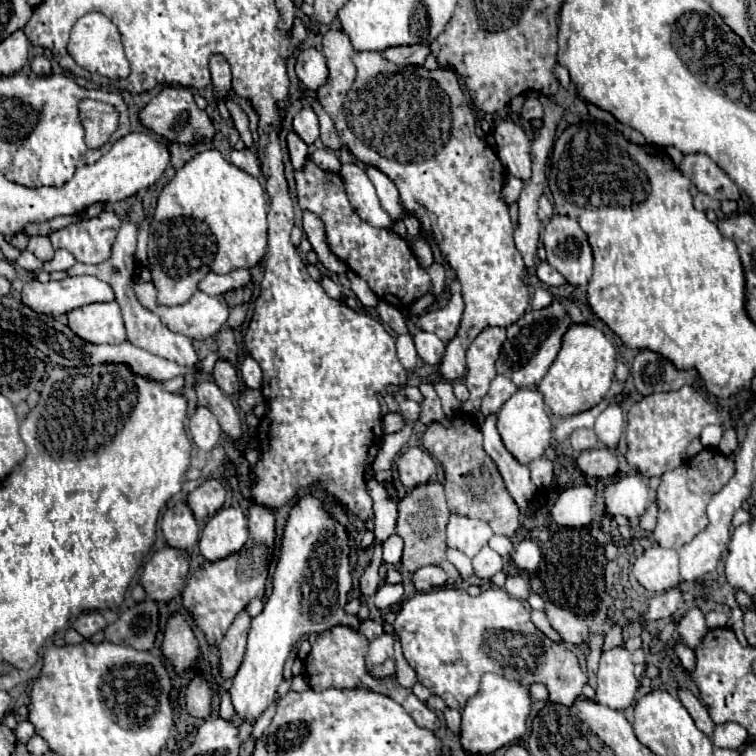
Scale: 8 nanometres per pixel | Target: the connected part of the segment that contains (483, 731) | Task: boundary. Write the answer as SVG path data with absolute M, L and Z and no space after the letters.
M486 673L480 683L480 691L468 699L462 711L462 725L460 725L460 743L464 751L476 755L492 755L496 749L520 739L526 731L526 719L530 713L532 699L528 697L528 687L508 681L496 673Z

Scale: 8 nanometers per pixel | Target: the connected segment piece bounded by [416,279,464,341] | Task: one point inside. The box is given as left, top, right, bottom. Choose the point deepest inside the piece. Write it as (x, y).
(444, 321)

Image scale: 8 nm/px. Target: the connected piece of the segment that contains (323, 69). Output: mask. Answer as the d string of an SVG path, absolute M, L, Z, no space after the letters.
M304 49L296 59L296 75L310 89L316 91L328 81L326 59L316 49Z

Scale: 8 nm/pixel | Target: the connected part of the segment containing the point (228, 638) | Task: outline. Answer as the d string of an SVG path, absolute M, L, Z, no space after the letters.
M240 611L234 619L234 623L230 625L228 633L224 635L222 643L220 643L220 669L222 669L222 677L234 677L244 651L246 651L246 637L248 637L248 629L250 629L250 621L252 617L248 615L248 611Z

